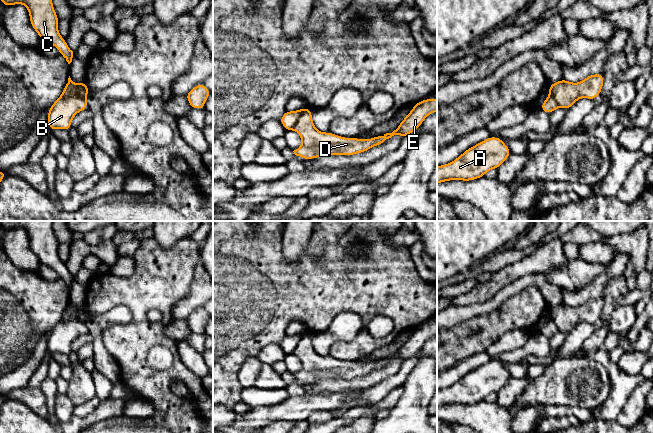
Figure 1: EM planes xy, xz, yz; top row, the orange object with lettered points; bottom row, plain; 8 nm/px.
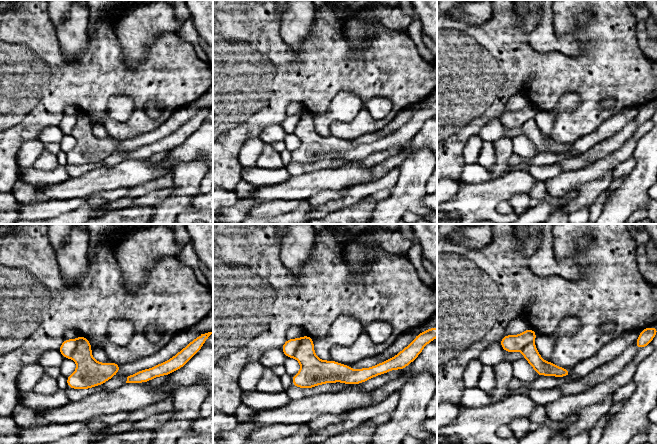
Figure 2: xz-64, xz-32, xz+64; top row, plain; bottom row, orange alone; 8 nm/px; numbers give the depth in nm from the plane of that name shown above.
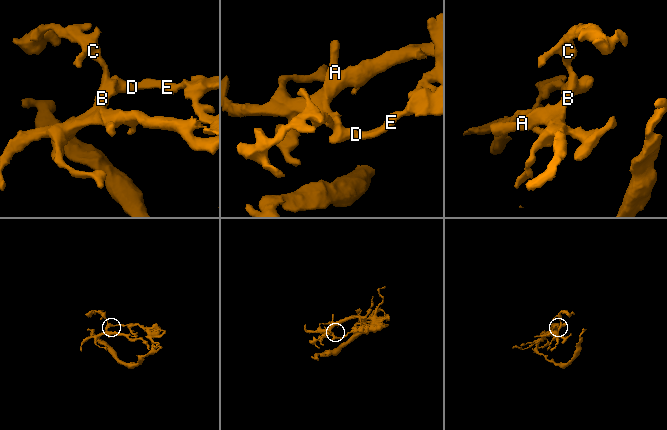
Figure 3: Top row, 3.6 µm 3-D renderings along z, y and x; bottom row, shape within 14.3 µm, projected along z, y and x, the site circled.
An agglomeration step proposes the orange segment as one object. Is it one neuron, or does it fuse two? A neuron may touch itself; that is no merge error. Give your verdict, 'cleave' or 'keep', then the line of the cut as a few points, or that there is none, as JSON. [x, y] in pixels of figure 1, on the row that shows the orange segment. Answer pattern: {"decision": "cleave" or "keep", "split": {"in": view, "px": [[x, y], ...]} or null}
{"decision": "cleave", "split": {"in": "xz", "px": [[305, 108], [293, 129]]}}

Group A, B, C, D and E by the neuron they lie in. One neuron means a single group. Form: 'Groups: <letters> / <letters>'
Groups: A B C / D E

